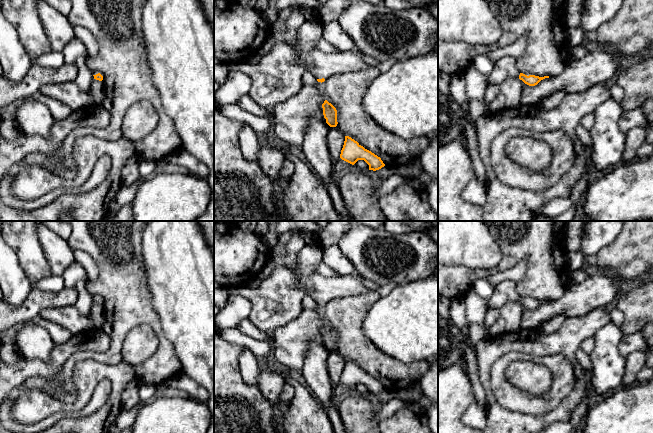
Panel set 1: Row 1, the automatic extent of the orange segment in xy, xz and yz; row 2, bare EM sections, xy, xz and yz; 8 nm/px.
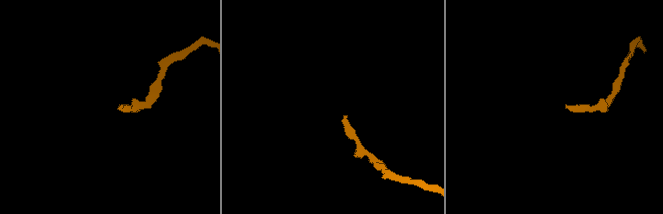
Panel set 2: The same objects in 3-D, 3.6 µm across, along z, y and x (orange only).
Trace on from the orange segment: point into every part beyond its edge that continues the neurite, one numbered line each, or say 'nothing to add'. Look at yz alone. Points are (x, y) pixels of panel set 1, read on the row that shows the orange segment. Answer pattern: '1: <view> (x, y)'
1: yz (505, 67)

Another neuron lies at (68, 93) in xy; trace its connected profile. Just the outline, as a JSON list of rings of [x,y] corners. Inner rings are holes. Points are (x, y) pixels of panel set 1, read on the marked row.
[[[75,82],[43,85],[39,92],[69,106],[73,111],[93,103],[89,91],[81,91]]]

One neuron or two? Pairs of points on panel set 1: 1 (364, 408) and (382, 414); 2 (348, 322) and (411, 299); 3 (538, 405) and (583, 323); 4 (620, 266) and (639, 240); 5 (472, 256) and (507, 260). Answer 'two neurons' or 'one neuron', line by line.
1: two neurons
2: two neurons
3: two neurons
4: one neuron
5: two neurons

